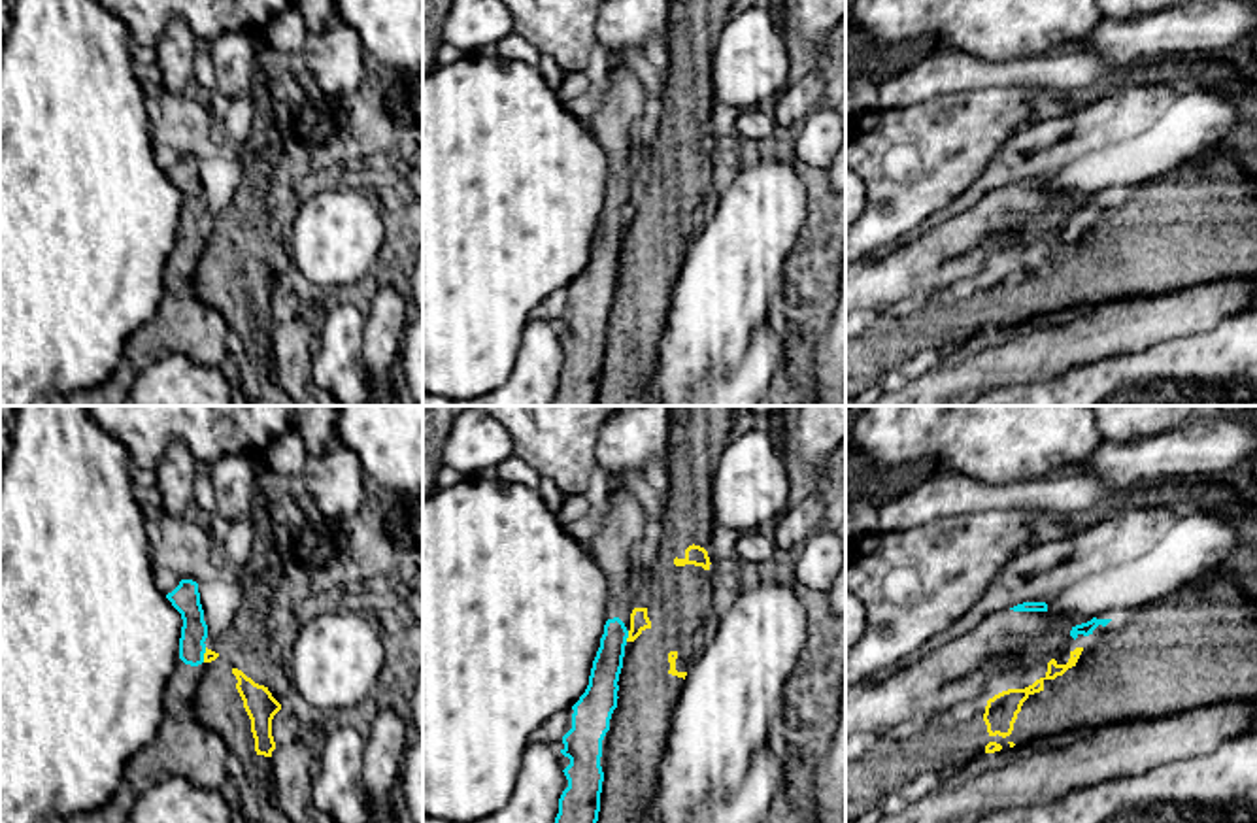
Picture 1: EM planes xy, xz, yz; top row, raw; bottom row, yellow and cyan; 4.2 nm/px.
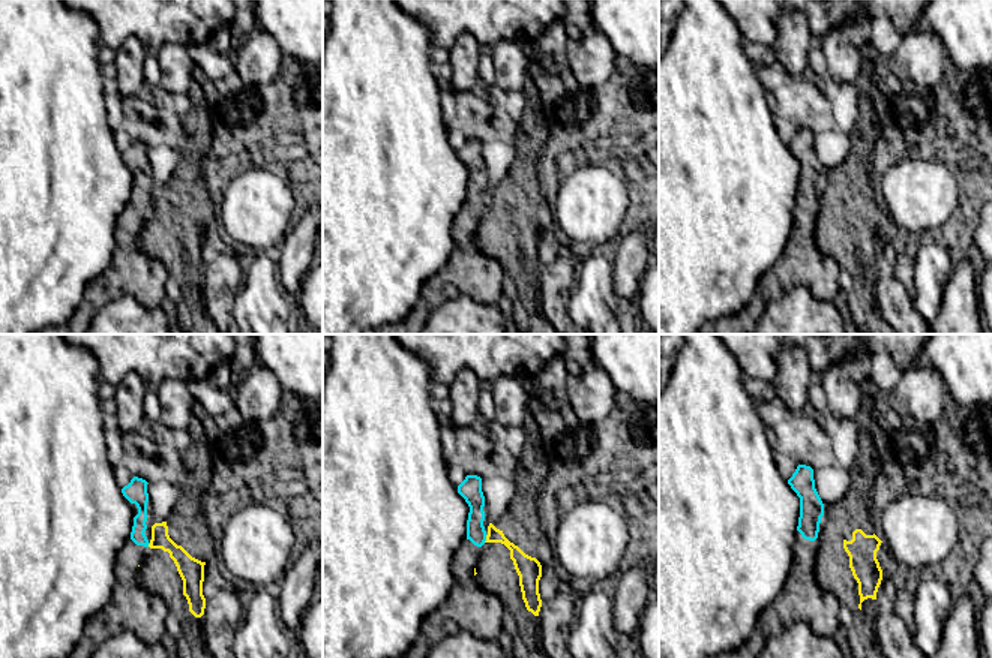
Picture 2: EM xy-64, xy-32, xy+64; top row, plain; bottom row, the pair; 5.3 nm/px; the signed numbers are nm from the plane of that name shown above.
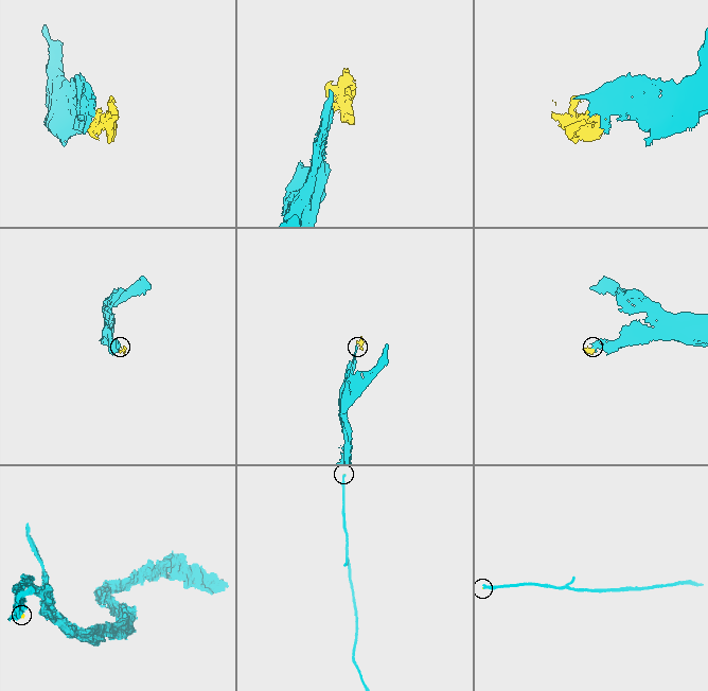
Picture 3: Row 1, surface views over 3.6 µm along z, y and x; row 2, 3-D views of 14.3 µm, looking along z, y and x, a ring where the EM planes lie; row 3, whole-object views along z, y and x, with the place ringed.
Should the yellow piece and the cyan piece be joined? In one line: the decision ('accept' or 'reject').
reject

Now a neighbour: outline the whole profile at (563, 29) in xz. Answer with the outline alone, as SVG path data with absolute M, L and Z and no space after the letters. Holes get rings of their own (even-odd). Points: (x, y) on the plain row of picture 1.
M500 0L513 17L513 32L549 55L566 74L585 72L596 43L595 21L604 0Z

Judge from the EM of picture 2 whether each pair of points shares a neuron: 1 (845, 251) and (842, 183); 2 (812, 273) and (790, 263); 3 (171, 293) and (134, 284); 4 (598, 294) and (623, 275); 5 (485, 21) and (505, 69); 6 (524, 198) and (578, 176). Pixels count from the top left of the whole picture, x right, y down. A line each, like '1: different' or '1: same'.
1: same
2: same
3: different
4: different
5: different
6: different

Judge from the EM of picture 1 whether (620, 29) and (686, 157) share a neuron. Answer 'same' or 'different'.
different

